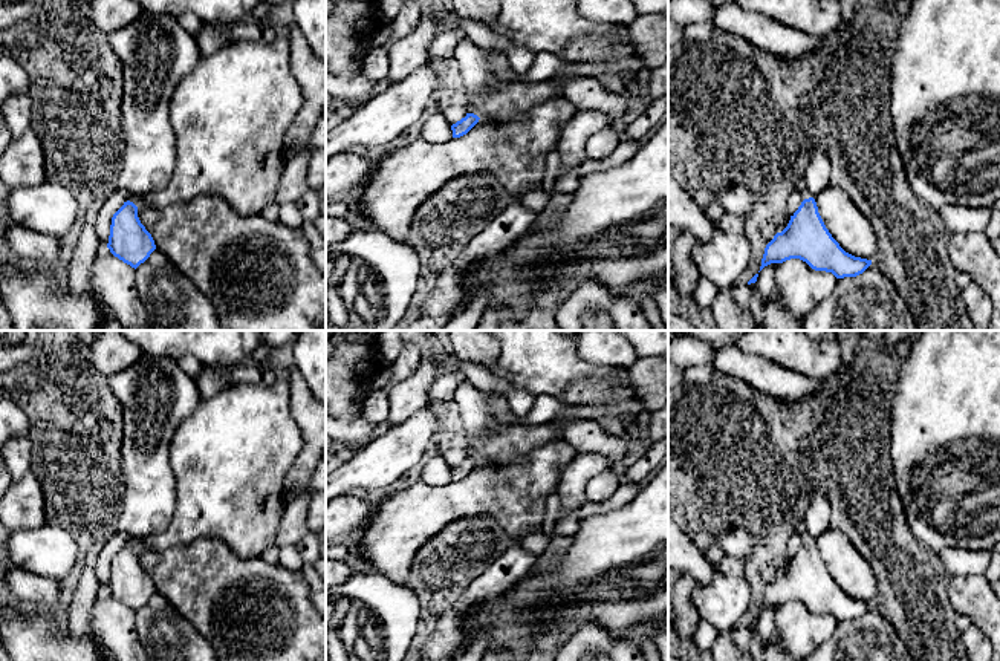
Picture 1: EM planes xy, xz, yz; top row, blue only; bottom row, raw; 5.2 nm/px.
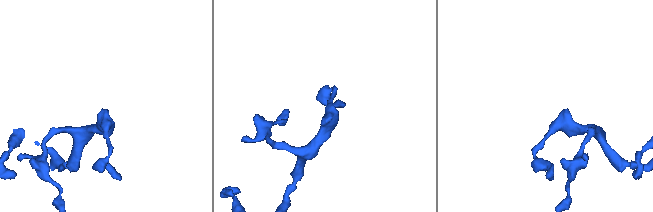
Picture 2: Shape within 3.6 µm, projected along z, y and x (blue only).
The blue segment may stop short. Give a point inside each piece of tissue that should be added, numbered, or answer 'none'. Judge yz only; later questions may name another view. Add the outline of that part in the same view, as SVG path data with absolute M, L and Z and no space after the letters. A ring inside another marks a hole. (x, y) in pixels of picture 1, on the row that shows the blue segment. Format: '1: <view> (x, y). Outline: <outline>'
1: yz (800, 184). Outline: M801 174L795 179L795 187L797 187L797 190L798 190L798 193L801 194L803 199L812 197L810 191L806 187L804 174Z

